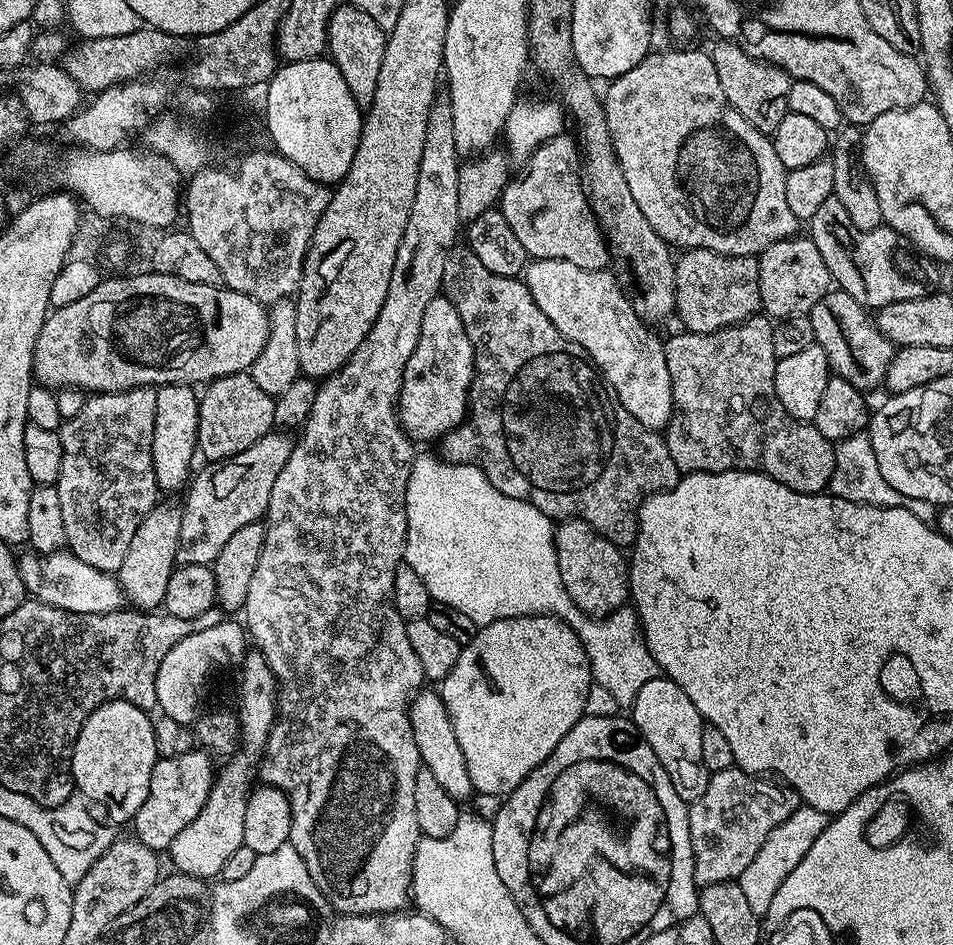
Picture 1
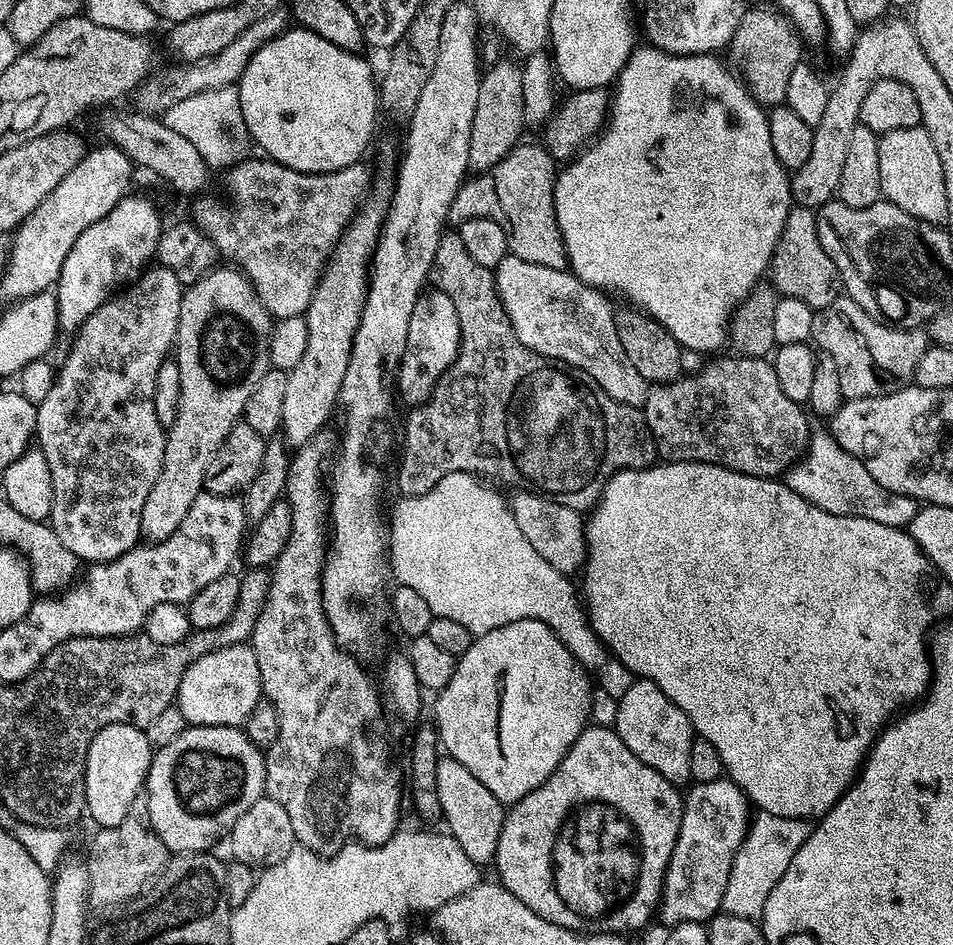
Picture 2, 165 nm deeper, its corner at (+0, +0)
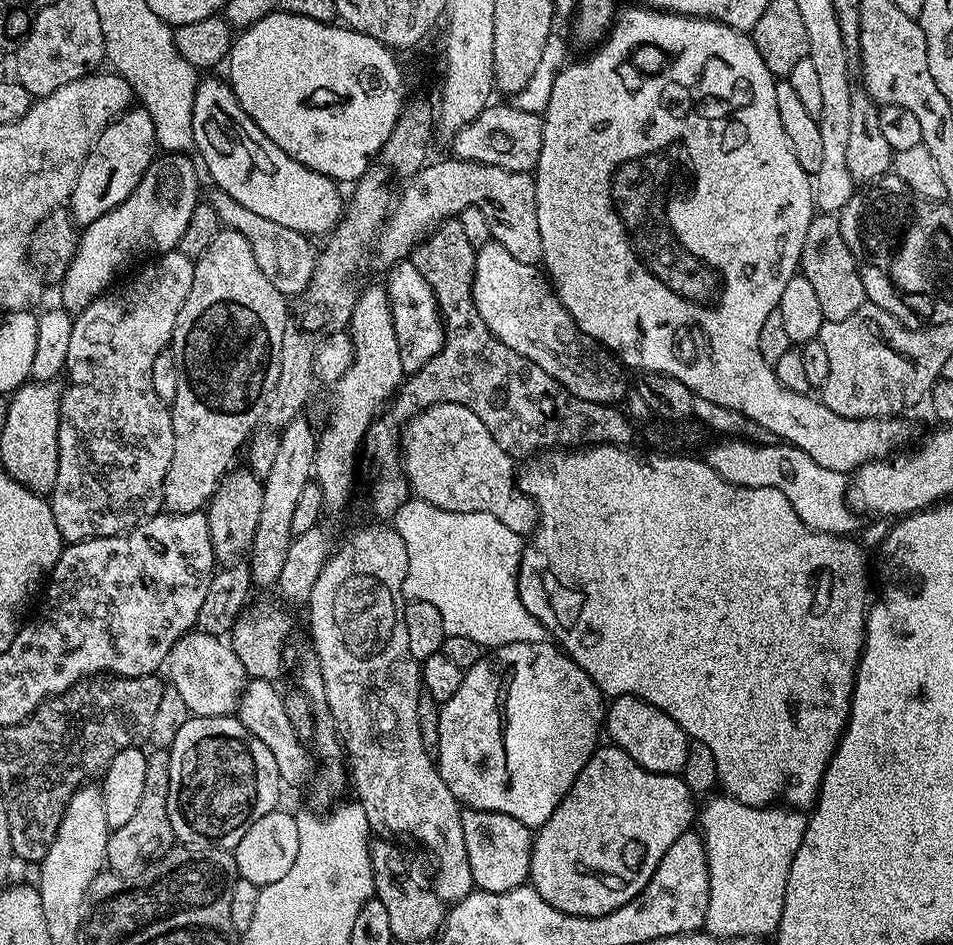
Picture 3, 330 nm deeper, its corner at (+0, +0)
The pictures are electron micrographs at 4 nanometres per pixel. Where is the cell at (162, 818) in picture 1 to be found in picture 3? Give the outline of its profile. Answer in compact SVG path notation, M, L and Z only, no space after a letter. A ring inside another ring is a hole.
M189 715L186 726L182 726L182 730L178 730L178 738L174 738L172 747L168 749L170 754L170 794L168 795L168 809L170 810L170 826L174 830L176 840L184 846L207 846L210 848L226 848L235 849L238 842L242 842L242 838L246 835L246 830L250 830L250 826L254 826L254 822L258 822L258 818L262 818L262 814L270 814L277 811L280 800L280 788L282 789L282 778L278 774L278 762L274 758L274 754L270 754L268 744L262 742L258 736L253 734L252 729L244 725L243 720L235 715L226 716L194 716Z

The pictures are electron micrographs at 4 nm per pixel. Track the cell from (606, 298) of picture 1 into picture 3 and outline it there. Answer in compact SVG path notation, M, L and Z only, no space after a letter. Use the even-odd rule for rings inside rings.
M498 243L484 244L476 250L472 301L478 314L482 314L482 322L486 322L497 339L522 354L522 358L534 362L534 366L542 366L569 396L610 405L625 399L626 372L619 359L582 335L537 265L518 262L514 254Z

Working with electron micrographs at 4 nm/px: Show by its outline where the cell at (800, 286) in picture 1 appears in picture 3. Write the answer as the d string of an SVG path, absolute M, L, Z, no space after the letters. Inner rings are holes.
M832 214L813 215L810 230L806 230L806 242L802 242L799 271L810 282L822 306L825 320L842 322L842 318L850 318L854 310L866 303L866 280L856 255L846 246L840 233L840 222Z

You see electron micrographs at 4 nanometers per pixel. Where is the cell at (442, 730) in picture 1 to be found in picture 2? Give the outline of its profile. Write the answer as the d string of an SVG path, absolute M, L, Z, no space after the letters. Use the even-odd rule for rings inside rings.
M447 754L441 755L438 762L438 799L442 801L443 823L448 823L447 831L458 842L458 846L466 850L466 856L477 866L491 865L495 861L499 838L504 826L505 805L501 804L498 798L494 798L494 794L490 794L490 790L486 790L486 786L482 786L478 778L474 778L474 774L470 774L470 770L466 770L466 766L462 766L460 760L455 760L453 756Z

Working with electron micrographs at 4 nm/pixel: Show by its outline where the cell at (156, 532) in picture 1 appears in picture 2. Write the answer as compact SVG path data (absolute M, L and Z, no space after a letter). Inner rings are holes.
M217 266L198 282L185 287L174 341L174 359L178 375L182 377L182 394L176 420L167 429L164 438L162 470L158 470L158 482L154 482L154 490L150 490L146 506L142 506L140 534L145 541L170 538L170 534L174 534L174 530L186 522L186 514L190 514L194 498L198 498L198 494L204 491L204 480L208 476L212 459L224 446L232 427L241 423L250 396L254 394L258 382L262 382L262 378L272 368L273 327L274 318L266 310L262 298L258 298L248 277L235 266Z

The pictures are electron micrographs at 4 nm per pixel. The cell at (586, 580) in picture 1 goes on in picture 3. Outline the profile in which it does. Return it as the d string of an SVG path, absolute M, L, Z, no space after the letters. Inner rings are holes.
M431 404L429 408L417 412L414 419L407 421L403 428L404 433L400 436L400 452L404 455L402 475L408 482L409 493L415 499L428 502L430 506L438 506L442 510L450 510L451 512L485 512L486 514L494 514L494 518L498 518L498 522L510 526L510 530L514 530L521 538L527 537L536 531L536 526L540 523L540 512L536 508L536 501L527 492L520 489L517 461L506 450L502 450L502 446L498 446L498 442L494 442L494 434L490 434L490 430L486 430L486 422L482 422L482 418L478 418L478 414L474 414L474 410L470 410L461 404Z

